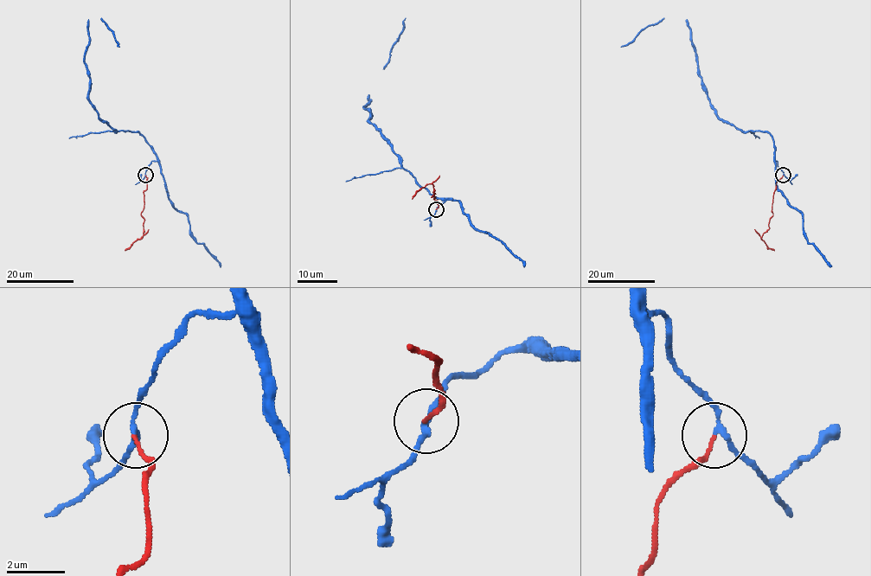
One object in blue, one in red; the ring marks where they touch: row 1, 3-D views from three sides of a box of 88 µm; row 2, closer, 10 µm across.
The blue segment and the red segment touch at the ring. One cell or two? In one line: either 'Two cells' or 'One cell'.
Two cells

